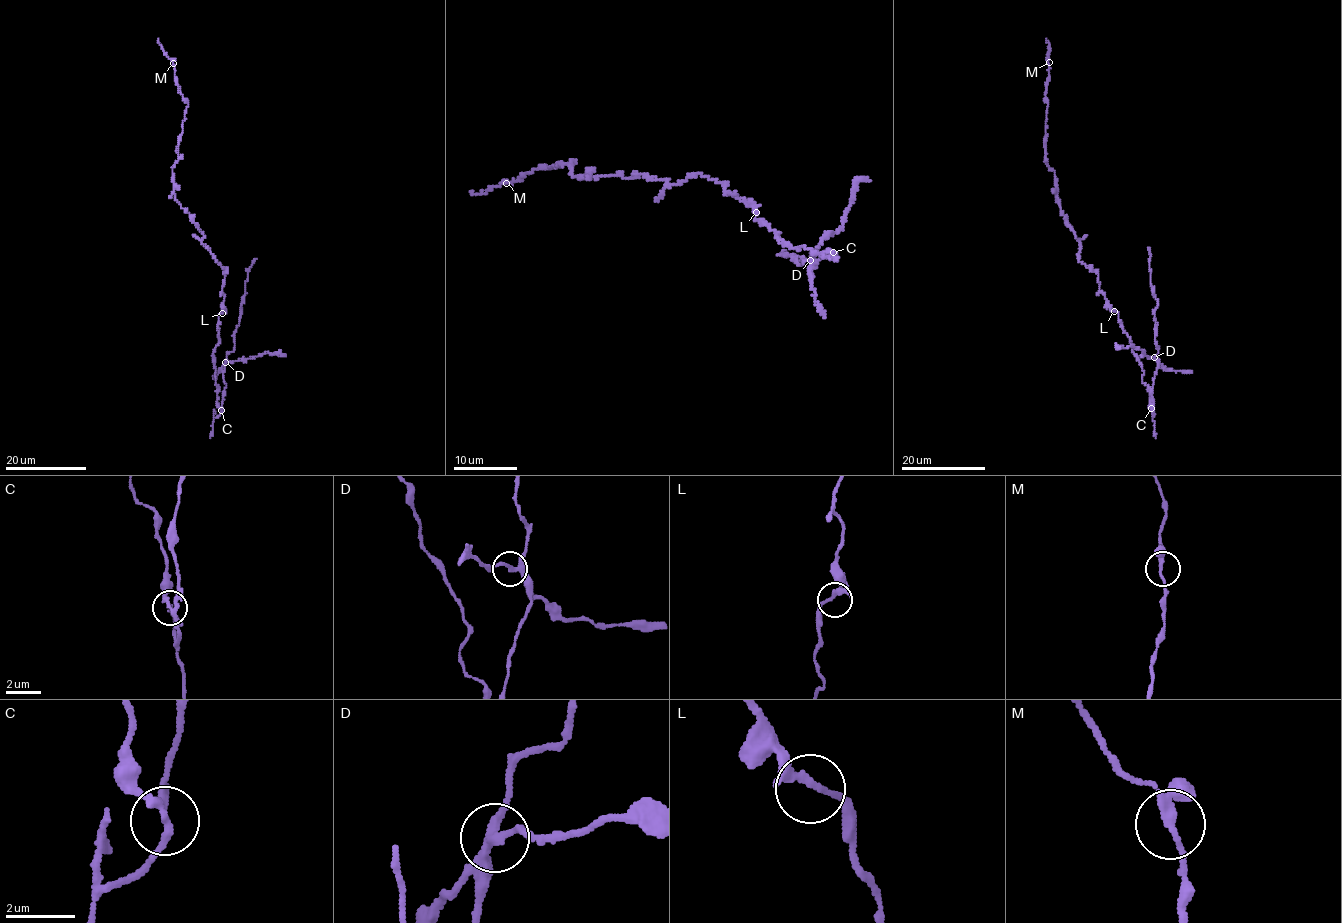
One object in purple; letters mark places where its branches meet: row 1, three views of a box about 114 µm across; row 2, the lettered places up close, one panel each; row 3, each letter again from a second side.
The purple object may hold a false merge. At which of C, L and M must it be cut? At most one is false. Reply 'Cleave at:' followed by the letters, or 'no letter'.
Cleave at: C

